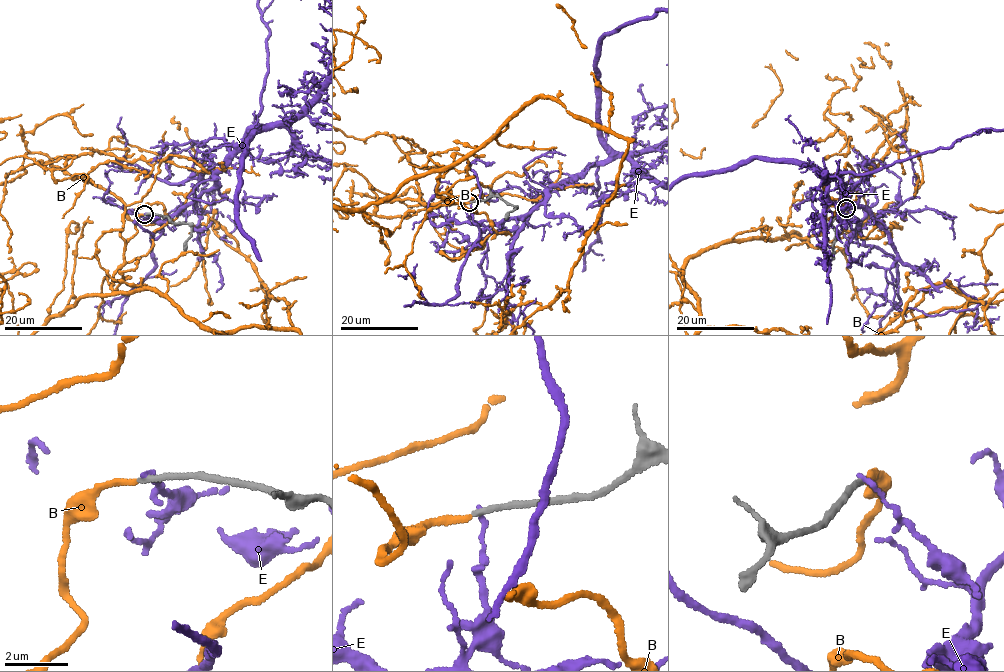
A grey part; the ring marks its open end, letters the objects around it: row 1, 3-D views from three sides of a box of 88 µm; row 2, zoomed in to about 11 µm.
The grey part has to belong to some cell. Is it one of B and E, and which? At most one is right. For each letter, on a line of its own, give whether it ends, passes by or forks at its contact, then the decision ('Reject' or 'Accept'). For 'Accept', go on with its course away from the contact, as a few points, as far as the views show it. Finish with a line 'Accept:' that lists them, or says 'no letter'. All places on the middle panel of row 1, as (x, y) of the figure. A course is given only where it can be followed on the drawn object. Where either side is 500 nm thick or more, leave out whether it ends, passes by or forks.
B: It ends there. Accept
E: It ends there. Reject
Accept: B

